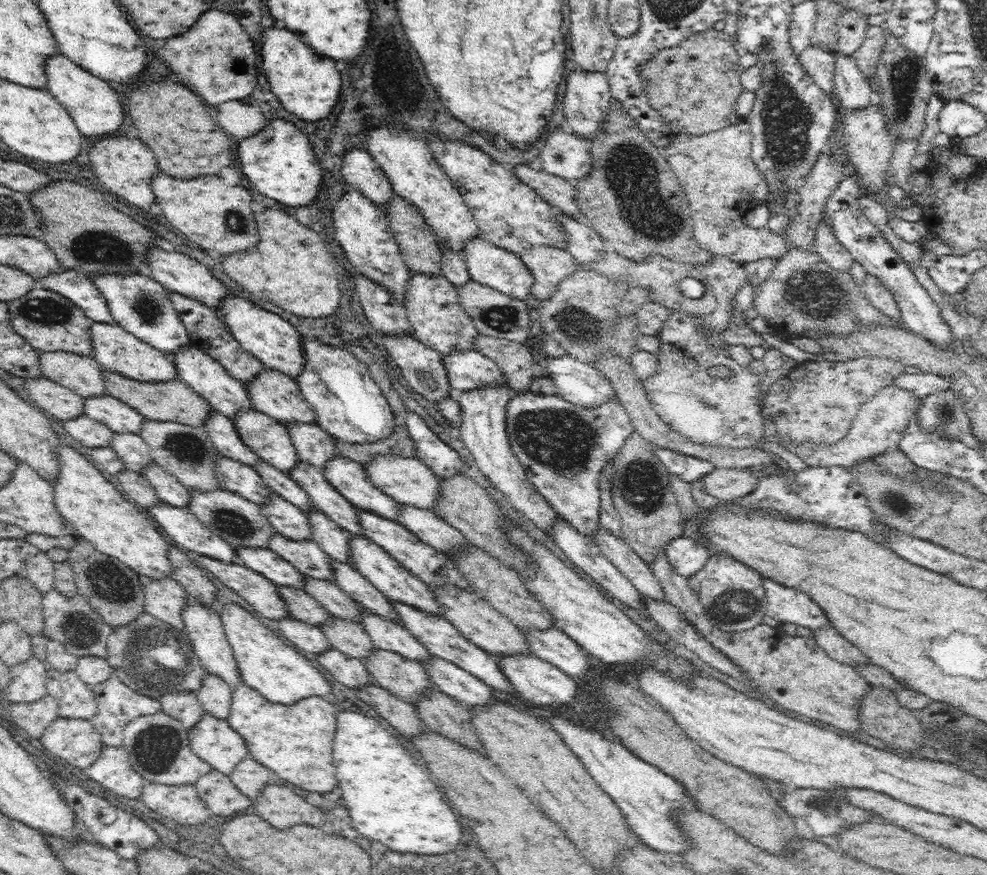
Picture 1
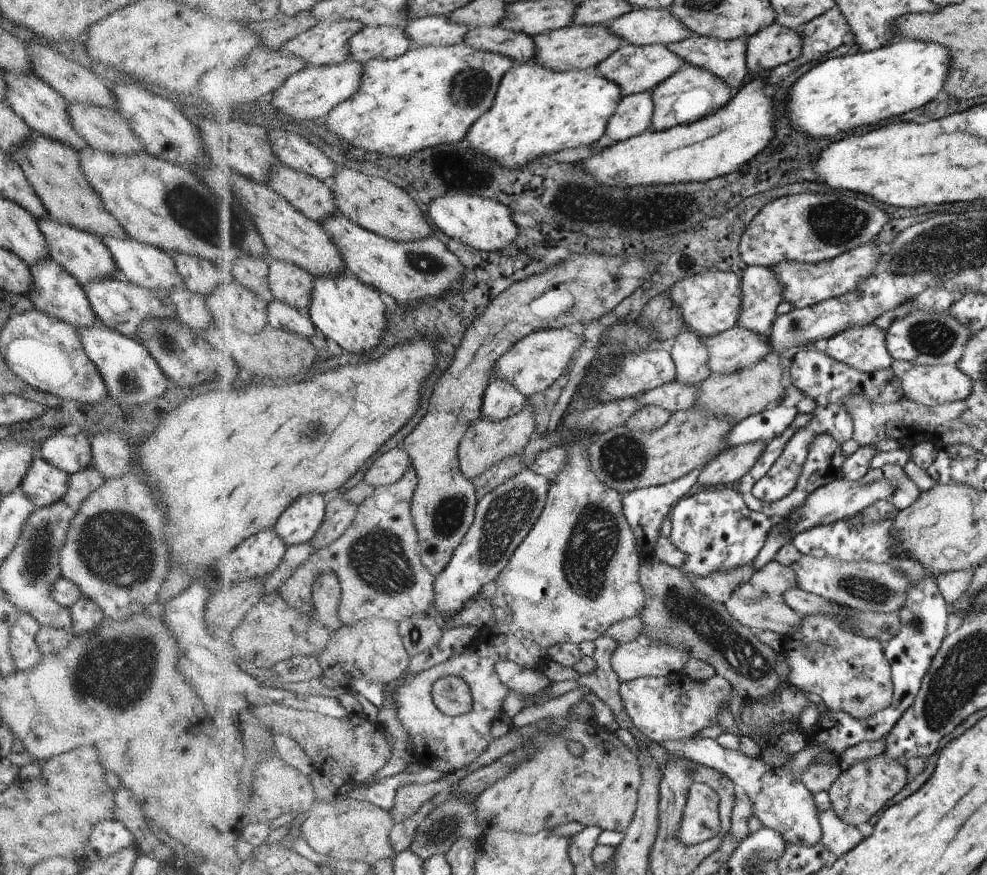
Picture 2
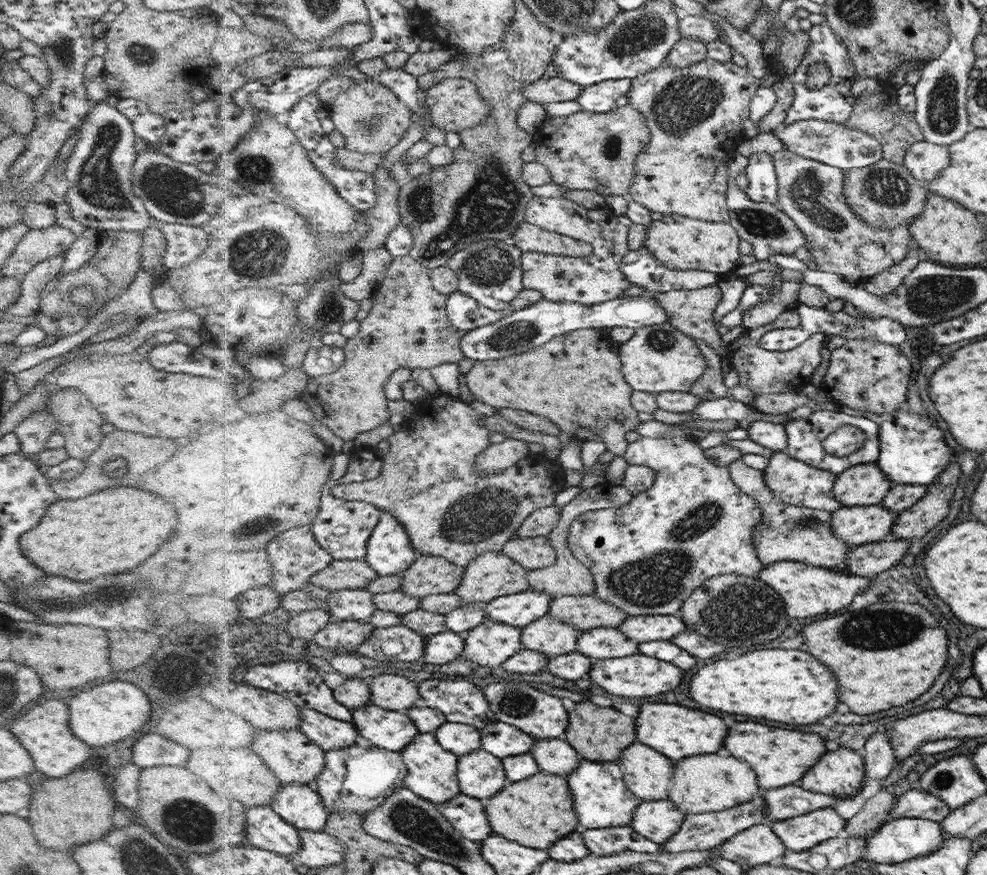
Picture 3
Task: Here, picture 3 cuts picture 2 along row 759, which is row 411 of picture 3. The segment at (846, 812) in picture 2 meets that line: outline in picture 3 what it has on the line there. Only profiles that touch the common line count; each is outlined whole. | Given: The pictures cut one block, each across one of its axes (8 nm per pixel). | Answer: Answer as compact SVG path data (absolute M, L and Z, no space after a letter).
M874 337L847 339L846 344L833 350L828 357L830 365L822 388L834 402L879 415L907 404L907 386L913 368L898 345L876 341Z

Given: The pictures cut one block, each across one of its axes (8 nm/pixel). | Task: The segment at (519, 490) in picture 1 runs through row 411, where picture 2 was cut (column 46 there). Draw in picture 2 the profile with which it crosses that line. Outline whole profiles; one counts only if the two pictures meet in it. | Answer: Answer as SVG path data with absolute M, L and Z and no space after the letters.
M46 459L33 460L20 488L37 509L50 506L64 498L68 490L70 475L65 470L52 466Z

